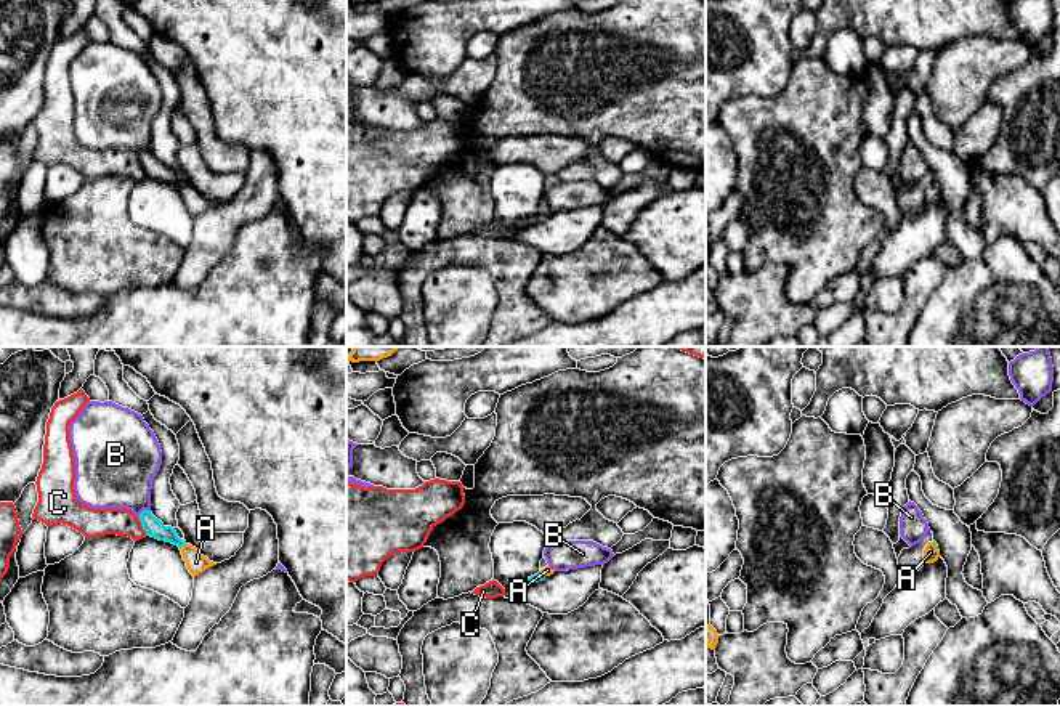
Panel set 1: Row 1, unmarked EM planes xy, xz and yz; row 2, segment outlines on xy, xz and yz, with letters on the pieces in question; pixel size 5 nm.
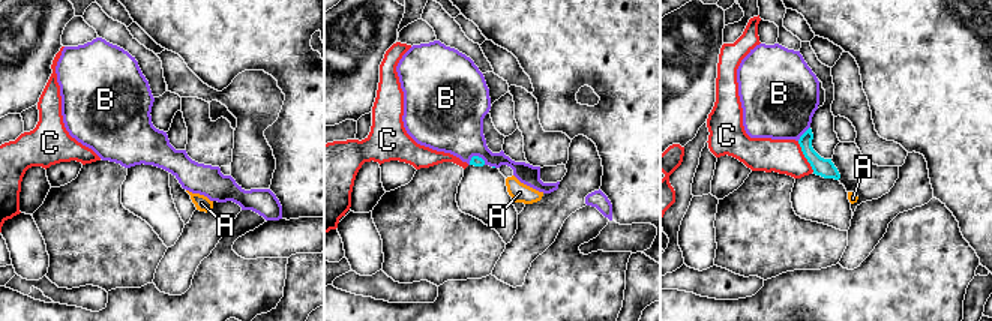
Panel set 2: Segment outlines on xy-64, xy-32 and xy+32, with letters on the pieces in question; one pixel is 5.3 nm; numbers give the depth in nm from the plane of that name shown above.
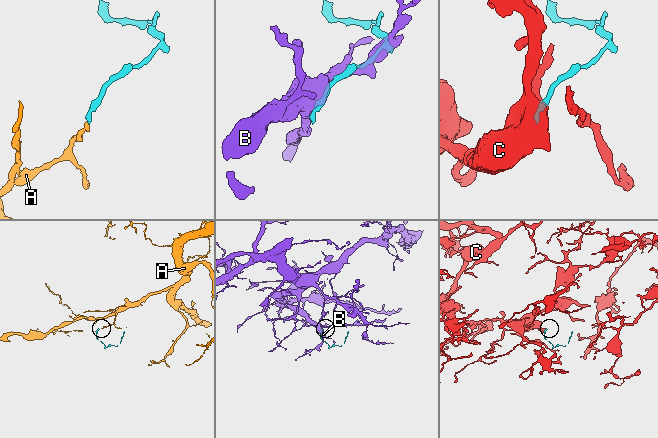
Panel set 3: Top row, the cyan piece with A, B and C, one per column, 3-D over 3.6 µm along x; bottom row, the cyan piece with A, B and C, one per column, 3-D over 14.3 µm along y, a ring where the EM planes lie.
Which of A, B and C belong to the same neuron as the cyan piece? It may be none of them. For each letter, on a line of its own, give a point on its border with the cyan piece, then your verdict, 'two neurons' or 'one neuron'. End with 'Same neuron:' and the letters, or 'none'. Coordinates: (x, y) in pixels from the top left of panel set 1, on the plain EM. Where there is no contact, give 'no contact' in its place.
A: contact xy (183, 185); one neuron
B: contact xy (143, 151); two neurons
C: contact xy (141, 166); two neurons
Same neuron: A

